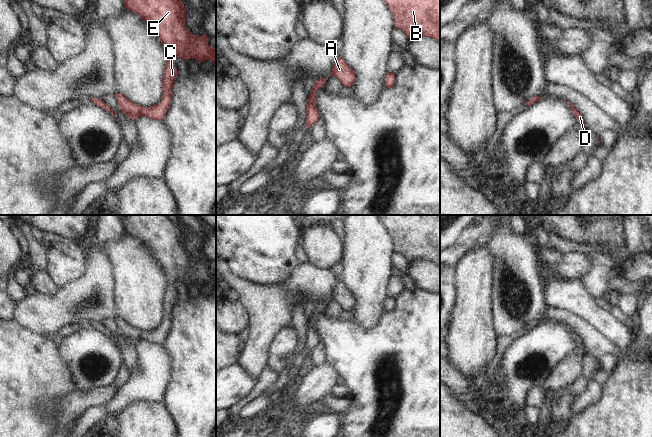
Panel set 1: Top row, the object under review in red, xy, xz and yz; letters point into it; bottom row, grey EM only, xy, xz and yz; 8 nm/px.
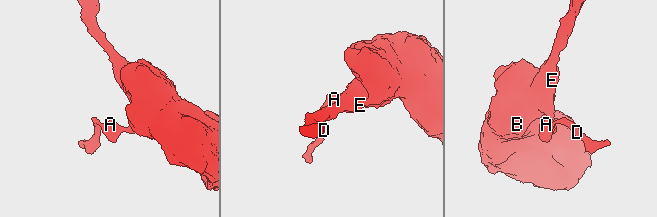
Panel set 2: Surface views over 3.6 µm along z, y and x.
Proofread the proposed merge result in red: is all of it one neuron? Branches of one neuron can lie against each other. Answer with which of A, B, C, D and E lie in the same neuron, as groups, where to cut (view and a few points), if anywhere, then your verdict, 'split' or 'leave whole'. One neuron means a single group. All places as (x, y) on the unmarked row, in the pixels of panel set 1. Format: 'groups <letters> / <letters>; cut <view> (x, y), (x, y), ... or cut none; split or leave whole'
groups A B C D E; cut none; leave whole

